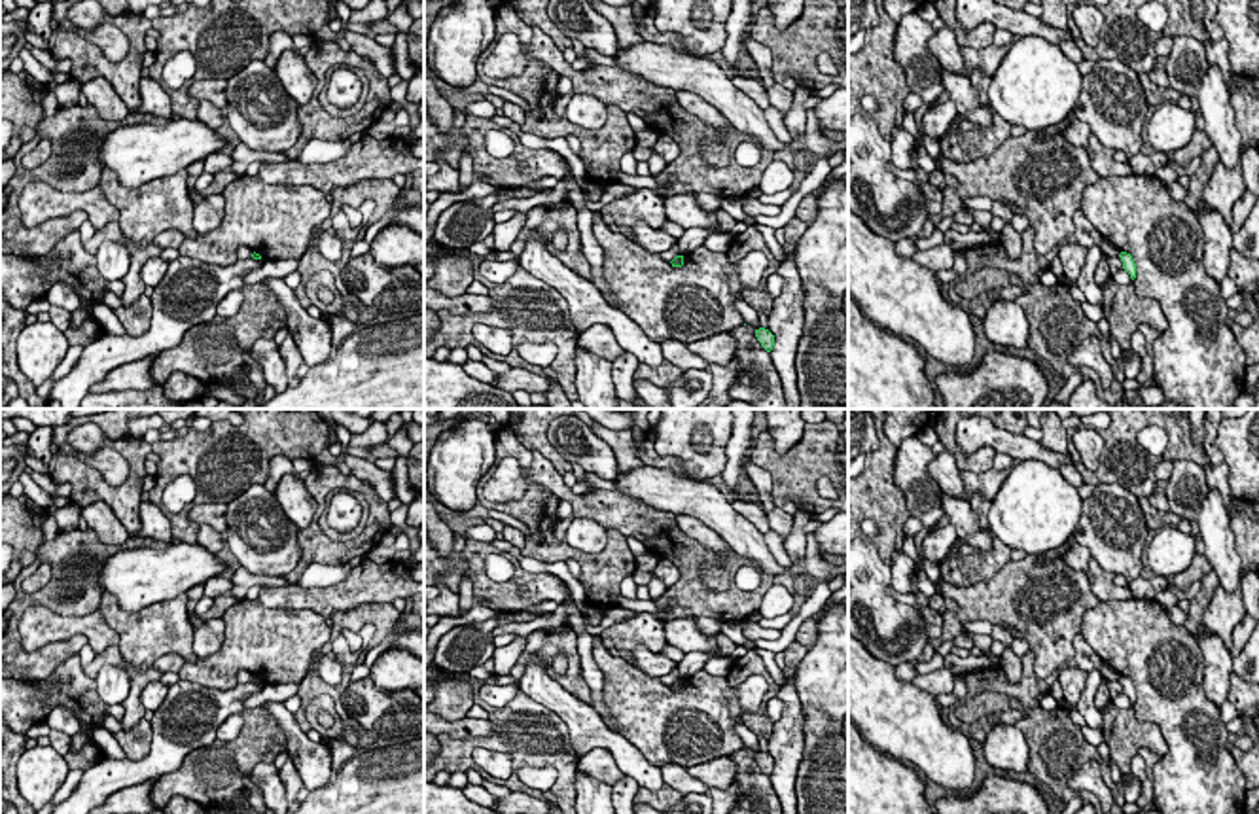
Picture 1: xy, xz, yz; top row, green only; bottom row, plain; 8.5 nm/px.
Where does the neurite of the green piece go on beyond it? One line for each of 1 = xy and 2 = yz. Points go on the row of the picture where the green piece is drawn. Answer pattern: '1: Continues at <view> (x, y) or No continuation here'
1: No continuation here
2: No continuation here

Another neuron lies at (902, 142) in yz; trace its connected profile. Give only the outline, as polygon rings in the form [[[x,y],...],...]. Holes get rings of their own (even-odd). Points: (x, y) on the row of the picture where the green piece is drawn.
[[[903,127],[892,131],[892,163],[903,170],[913,170],[913,151],[914,151],[914,140],[909,131]]]

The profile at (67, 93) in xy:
[[[68,78],[64,83],[53,87],[51,91],[57,97],[59,108],[70,108],[80,102],[81,83],[74,78]]]

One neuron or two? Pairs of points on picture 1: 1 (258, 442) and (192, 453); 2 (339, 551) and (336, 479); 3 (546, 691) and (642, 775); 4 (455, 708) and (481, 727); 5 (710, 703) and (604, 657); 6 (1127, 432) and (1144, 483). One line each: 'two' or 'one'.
1: one
2: one
3: one
4: two
5: one
6: one

